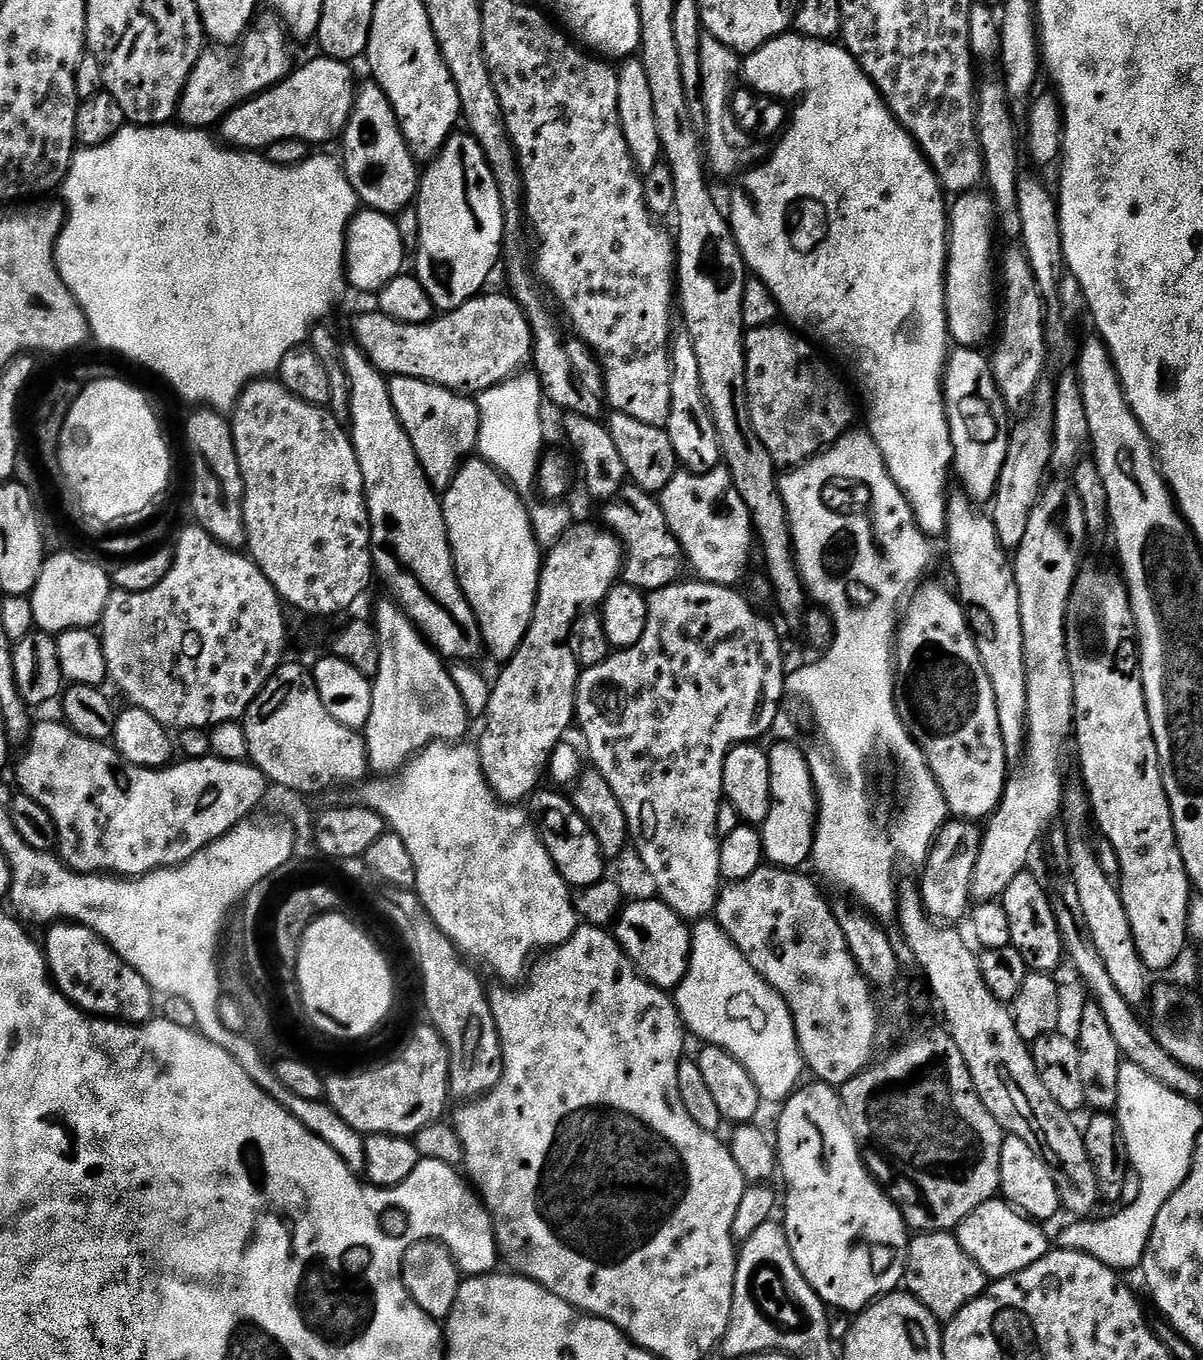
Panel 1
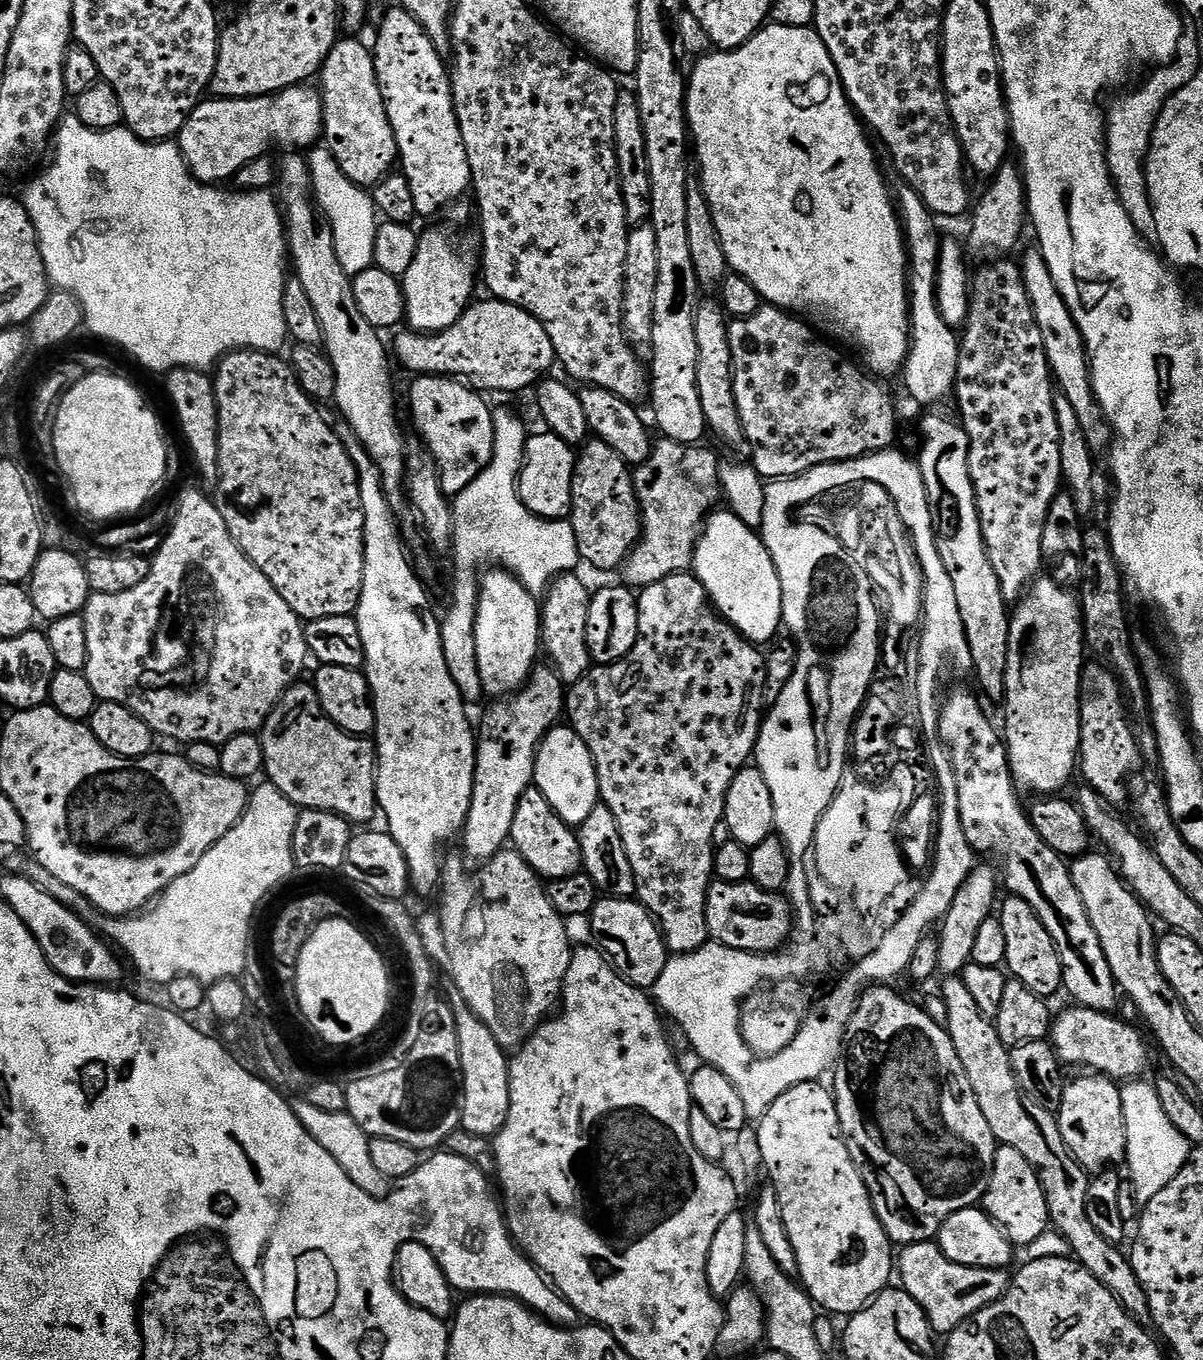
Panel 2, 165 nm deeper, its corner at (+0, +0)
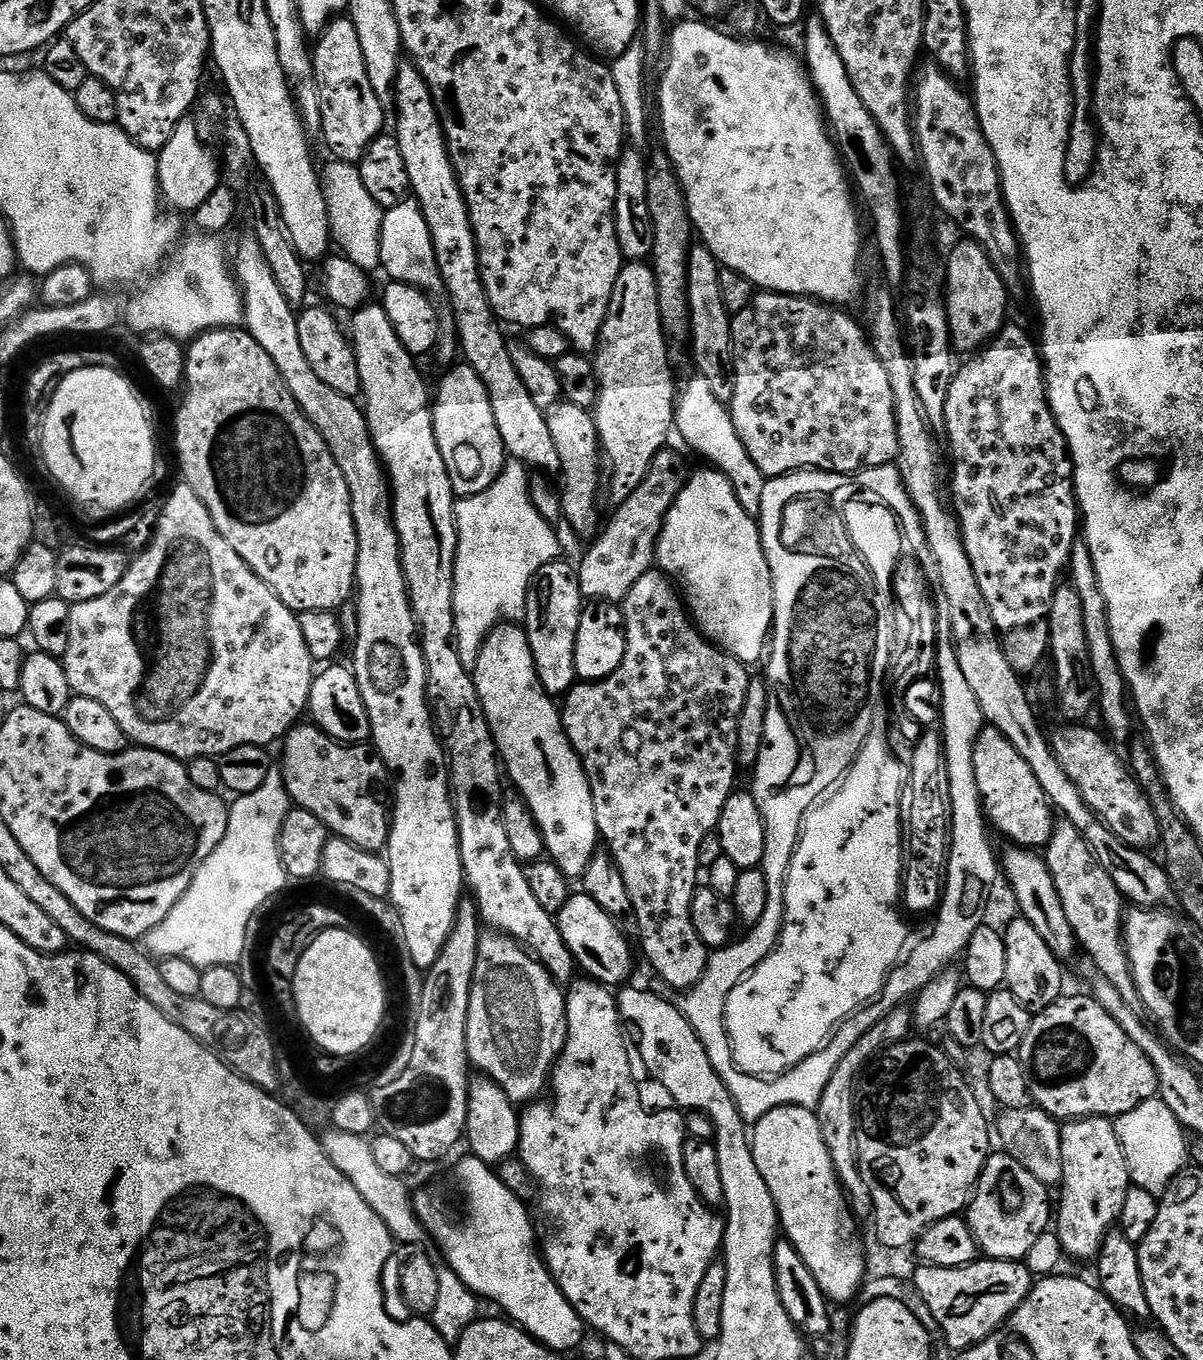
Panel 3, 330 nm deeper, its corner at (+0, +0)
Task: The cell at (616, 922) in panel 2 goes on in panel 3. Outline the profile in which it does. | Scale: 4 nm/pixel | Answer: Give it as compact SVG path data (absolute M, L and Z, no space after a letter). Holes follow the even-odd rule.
M583 894L569 896L566 906L555 916L560 927L562 942L576 960L576 967L587 979L595 980L605 986L624 986L629 983L628 975L632 972L632 948L624 937L621 925L594 898Z

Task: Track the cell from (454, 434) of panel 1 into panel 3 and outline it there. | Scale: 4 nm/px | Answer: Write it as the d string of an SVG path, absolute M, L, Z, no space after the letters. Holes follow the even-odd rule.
M460 362L457 368L452 368L440 380L440 385L434 388L434 403L431 405L432 425L434 426L434 438L438 442L438 450L442 450L442 462L446 462L446 470L450 478L450 486L453 493L457 497L473 496L474 494L482 494L482 490L489 488L498 478L498 474L505 466L506 453L504 451L504 443L502 442L502 434L498 434L498 425L494 422L494 410L490 410L490 398L486 394L486 386L482 382L482 378L478 378L478 374L466 362Z

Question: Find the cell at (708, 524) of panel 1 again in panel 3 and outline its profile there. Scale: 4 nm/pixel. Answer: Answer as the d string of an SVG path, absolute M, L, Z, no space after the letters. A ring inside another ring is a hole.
M659 452L646 470L646 478L621 504L615 505L612 521L603 525L602 531L587 545L588 553L575 569L580 593L588 602L620 604L630 586L642 578L642 574L653 571L656 564L656 539L664 525L670 506L678 498L686 483L684 460L676 452Z

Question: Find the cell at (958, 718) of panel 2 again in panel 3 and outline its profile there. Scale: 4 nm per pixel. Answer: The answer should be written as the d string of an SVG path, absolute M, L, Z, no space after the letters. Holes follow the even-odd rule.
M1015 846L1007 849L1009 852L1002 856L1002 876L1008 879L1012 892L1016 895L1016 904L1020 907L1019 915L1032 923L1034 930L1046 938L1046 946L1061 961L1068 962L1075 952L1078 952L1076 935L1066 922L1066 910L1062 910L1062 900L1058 898L1058 892L1053 886L1053 878L1049 874L1048 866L1044 863L1043 855L1027 848Z

